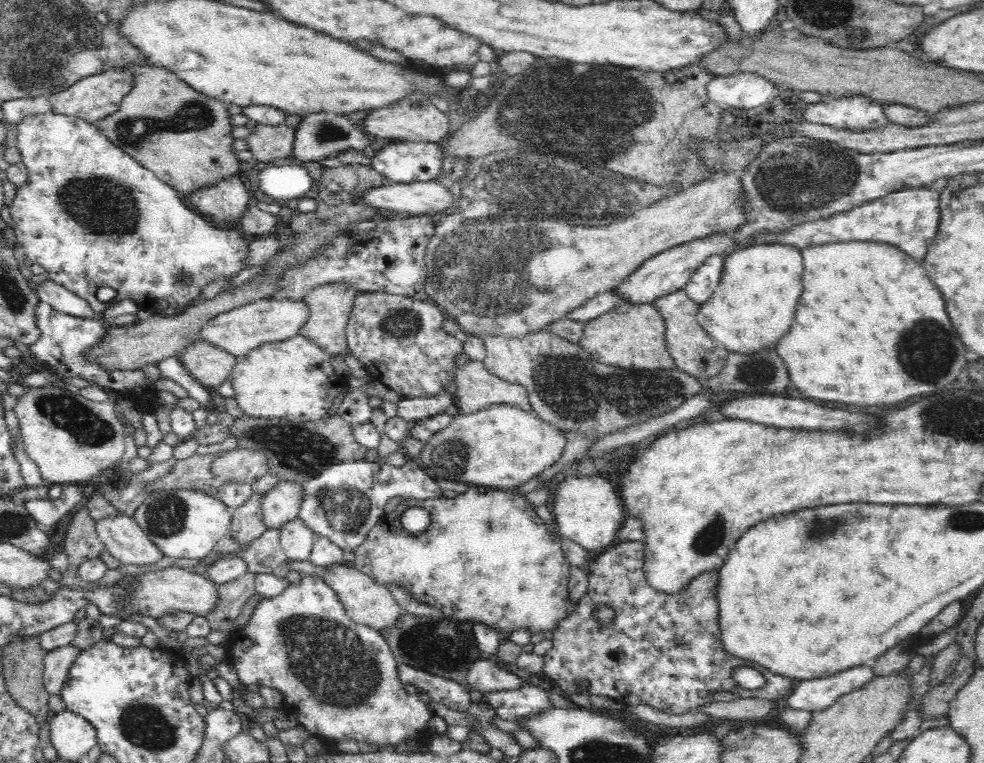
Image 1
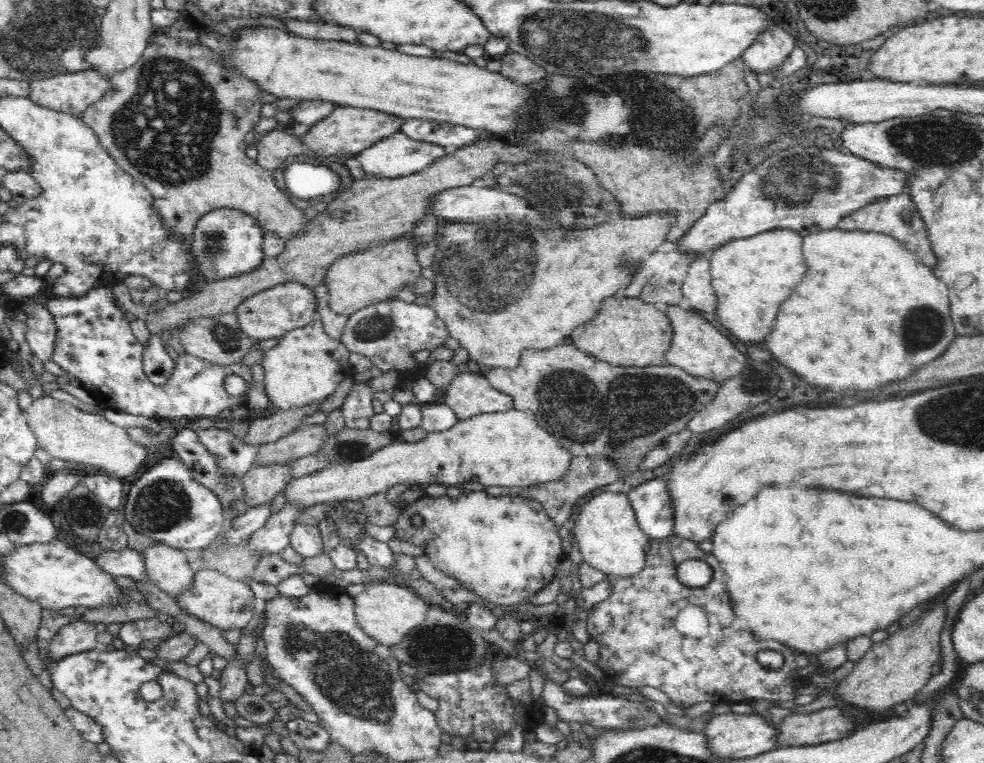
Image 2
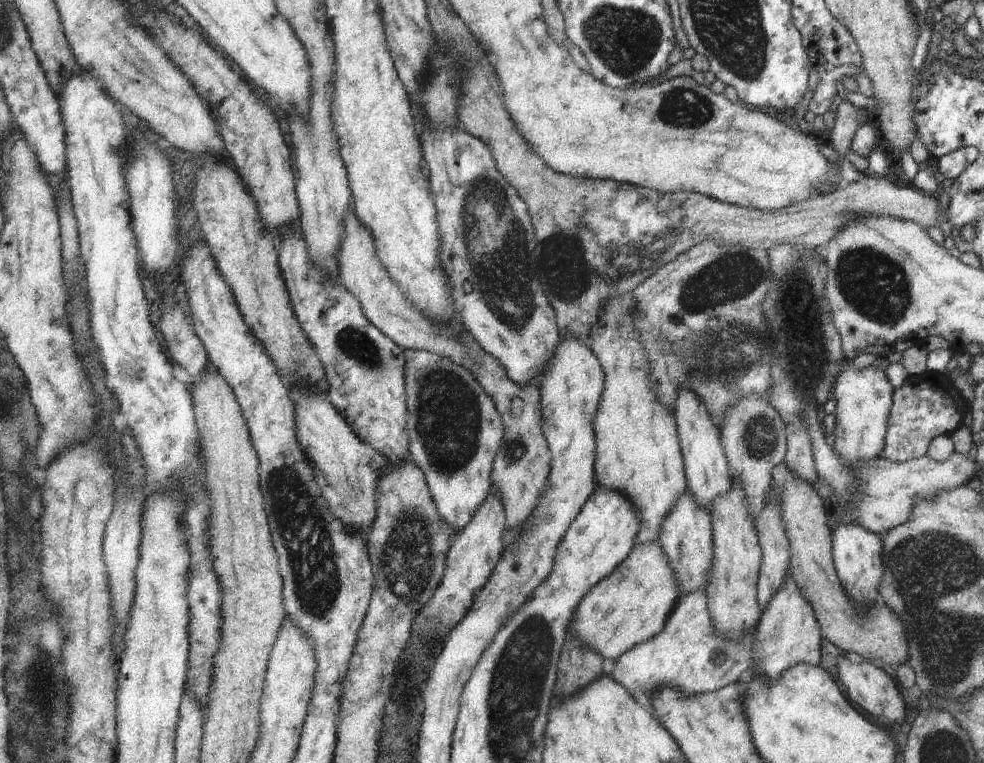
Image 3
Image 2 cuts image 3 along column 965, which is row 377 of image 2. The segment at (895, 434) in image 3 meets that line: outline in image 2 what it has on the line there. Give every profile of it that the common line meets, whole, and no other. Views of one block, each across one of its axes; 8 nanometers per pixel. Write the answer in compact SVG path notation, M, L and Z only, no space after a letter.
M398 298L370 304L358 310L354 316L348 318L342 332L342 344L350 350L350 354L370 356L374 366L378 366L384 372L396 368L402 374L402 380L414 380L414 374L418 370L418 360L414 358L414 352L432 352L434 348L444 346L446 338L450 338L448 328L430 306L408 304Z

